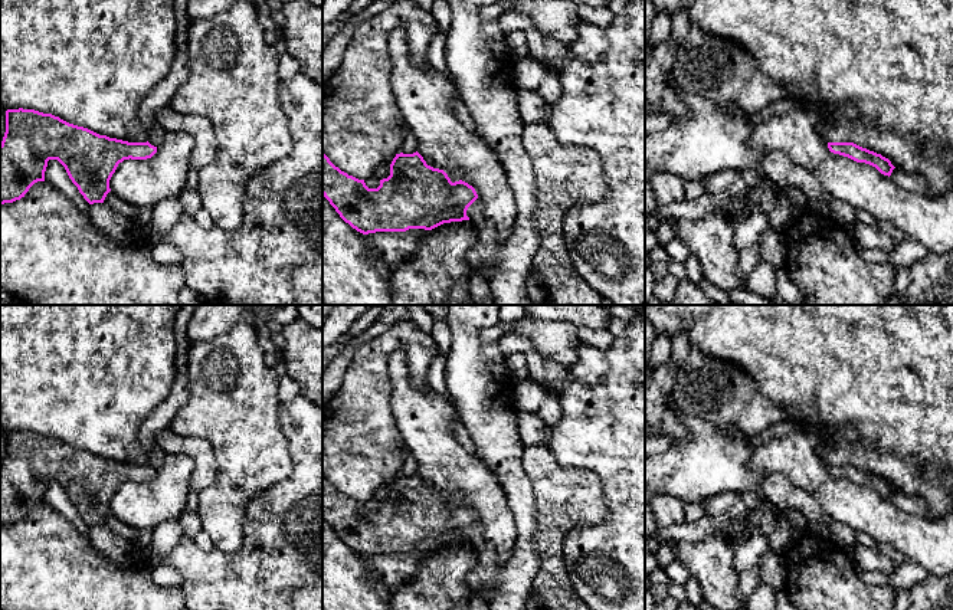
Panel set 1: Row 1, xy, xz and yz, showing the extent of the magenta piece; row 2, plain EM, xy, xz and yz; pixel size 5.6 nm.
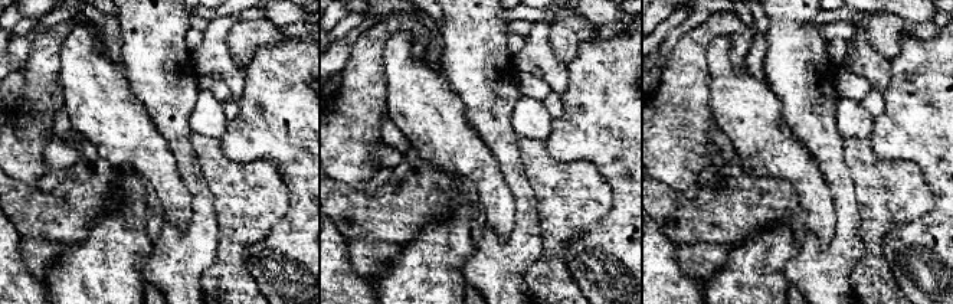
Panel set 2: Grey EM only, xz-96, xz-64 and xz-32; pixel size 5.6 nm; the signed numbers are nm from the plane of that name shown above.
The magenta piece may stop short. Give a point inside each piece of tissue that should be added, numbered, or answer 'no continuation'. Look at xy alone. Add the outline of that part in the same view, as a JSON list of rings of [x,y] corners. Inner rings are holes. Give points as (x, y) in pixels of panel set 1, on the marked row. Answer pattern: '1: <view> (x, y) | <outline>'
1: xy (161, 94) | [[[186,40],[186,45],[176,52],[168,75],[153,88],[138,111],[140,119],[148,132],[148,142],[157,148],[161,145],[166,131],[158,124],[155,114],[170,105],[174,92],[186,83],[189,78],[187,52],[189,43]]]

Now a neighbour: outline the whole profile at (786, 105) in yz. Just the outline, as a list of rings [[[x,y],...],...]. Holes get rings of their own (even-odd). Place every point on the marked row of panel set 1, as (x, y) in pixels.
[[[785,98],[782,101],[777,101],[769,106],[766,106],[760,114],[759,114],[759,119],[767,119],[770,117],[774,115],[786,115],[790,114],[793,111],[810,111],[812,108],[808,106],[806,104],[803,104],[799,99],[793,99],[793,98]]]

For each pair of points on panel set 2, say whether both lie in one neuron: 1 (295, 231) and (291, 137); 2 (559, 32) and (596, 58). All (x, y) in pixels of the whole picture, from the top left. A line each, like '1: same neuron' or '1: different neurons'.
1: same neuron
2: different neurons

